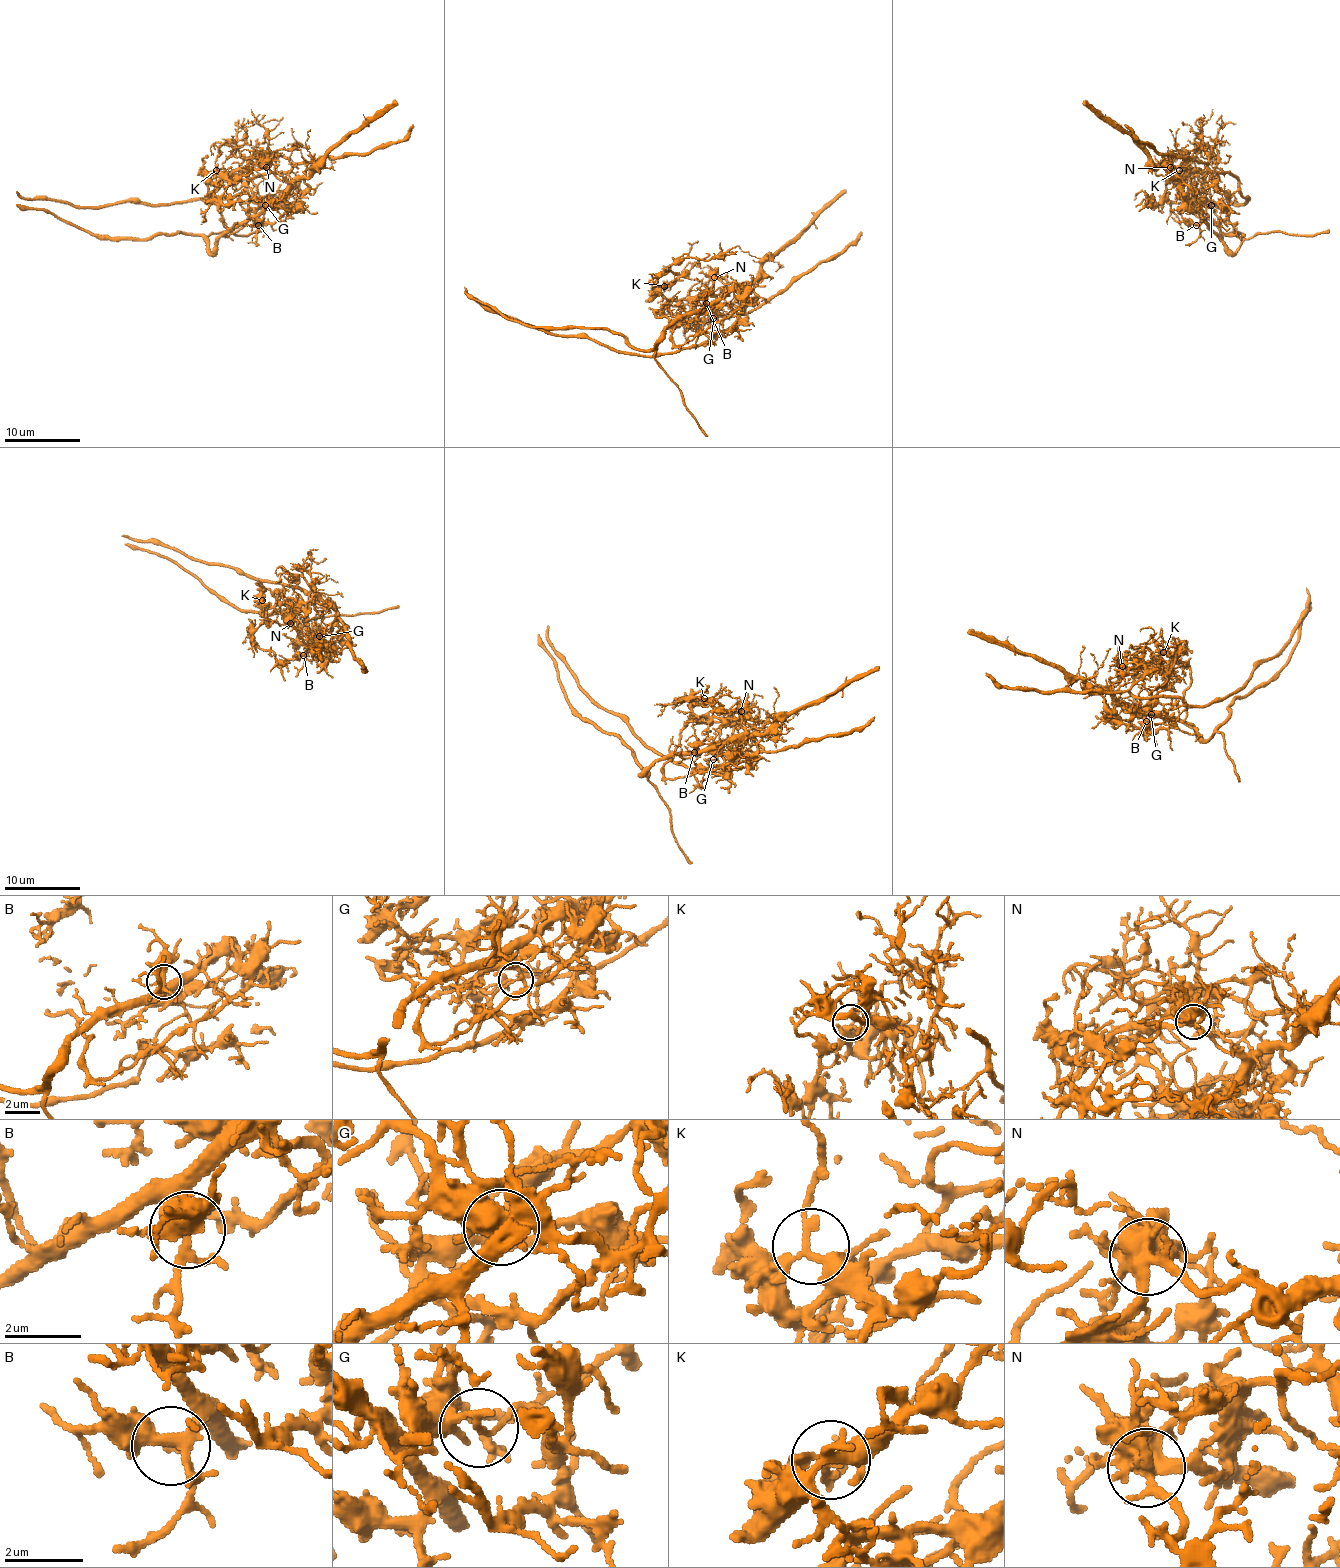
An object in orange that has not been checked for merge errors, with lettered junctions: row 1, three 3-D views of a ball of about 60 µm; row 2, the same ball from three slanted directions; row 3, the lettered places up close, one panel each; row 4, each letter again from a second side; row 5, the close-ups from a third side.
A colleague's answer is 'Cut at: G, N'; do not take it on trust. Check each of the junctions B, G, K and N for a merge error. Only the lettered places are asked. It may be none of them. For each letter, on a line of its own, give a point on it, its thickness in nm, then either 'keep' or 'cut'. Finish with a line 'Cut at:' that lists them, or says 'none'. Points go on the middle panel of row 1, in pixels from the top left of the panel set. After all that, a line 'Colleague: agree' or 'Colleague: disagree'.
B: (706, 303) | 320 nm | keep
G: (713, 318) | 140 nm | cut
K: (664, 286) | 240 nm | keep
N: (714, 277) | 460 nm | cut
Cut at: G, N
Colleague: agree

